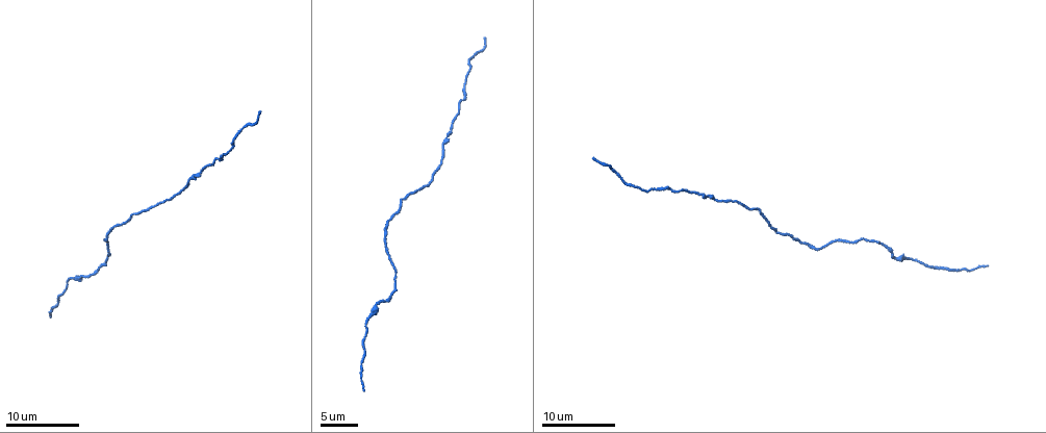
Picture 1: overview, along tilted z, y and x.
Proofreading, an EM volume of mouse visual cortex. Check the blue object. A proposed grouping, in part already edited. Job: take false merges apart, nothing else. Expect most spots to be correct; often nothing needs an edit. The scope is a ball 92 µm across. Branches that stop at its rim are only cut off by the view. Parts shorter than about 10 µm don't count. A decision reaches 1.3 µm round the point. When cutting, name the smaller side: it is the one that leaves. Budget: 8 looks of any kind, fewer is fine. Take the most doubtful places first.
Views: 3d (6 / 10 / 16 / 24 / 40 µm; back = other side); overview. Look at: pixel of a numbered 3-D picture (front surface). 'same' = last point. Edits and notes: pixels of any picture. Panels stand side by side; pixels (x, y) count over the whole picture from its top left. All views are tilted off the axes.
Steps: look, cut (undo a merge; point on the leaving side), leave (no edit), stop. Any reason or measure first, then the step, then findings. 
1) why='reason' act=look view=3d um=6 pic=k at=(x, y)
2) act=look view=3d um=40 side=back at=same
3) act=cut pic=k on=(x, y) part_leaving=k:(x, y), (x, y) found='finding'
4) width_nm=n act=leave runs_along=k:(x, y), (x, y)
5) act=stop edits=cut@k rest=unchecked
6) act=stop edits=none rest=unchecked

why='calibre changes' act=look view=3d um=10 pic=1 at=(83, 277)

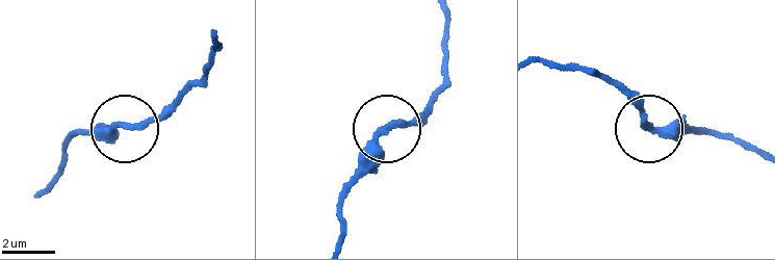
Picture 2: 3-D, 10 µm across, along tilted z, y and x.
act=leave runs_along=2:(539, 63), (603, 73), (626, 89), (650, 126), (688, 132) found='continuous, no second neuron'

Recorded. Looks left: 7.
why='sudden change in width' act=look view=3d um=16 pic=1 at=(217, 157)

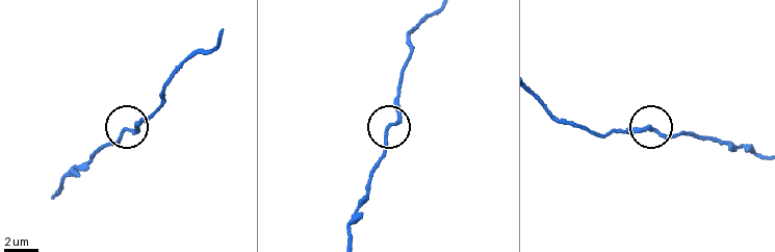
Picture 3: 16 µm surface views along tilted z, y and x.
why='other side' act=look view=3d um=16 side=back pic=3 at=(390, 127)

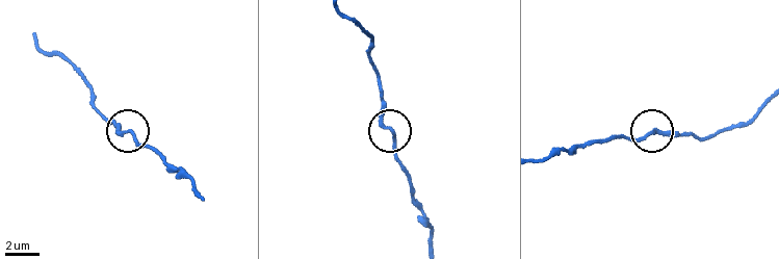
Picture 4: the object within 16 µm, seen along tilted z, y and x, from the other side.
act=leave runs_along=4:(430, 244), (430, 219), (381, 117), (380, 87) found='all the same neuron'

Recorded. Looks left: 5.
why='sudden change in width' act=look view=3d um=6 pic=1 at=(447, 132)

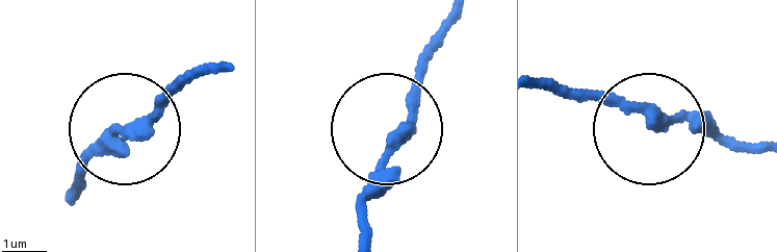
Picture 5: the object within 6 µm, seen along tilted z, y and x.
act=leave runs_along=5:(79, 185), (96, 145), (150, 118), (182, 71) found='one neuron here'

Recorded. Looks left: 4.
act=look view=3d um=6 pic=1 at=(783, 232)

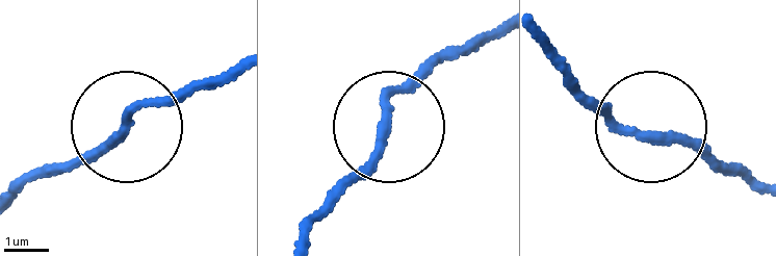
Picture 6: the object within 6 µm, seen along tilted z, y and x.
act=leave runs_along=6:(126, 125), (155, 98), (230, 72) found='continuous, no second neuron'

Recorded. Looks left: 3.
act=stop edits=none rest=unchecked

